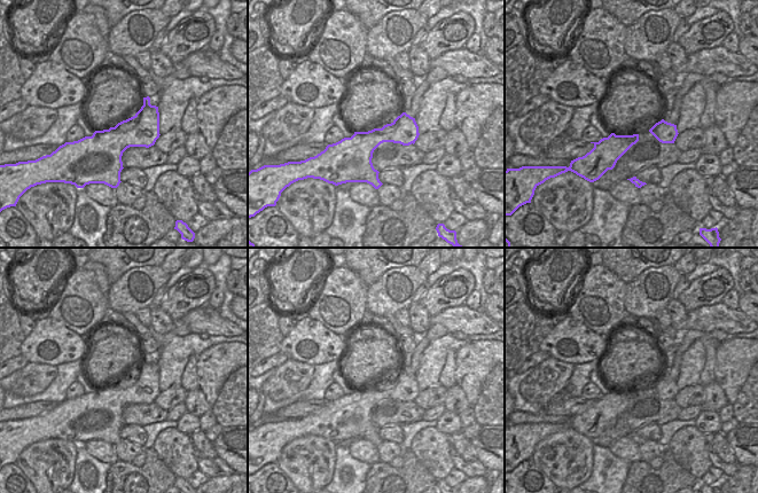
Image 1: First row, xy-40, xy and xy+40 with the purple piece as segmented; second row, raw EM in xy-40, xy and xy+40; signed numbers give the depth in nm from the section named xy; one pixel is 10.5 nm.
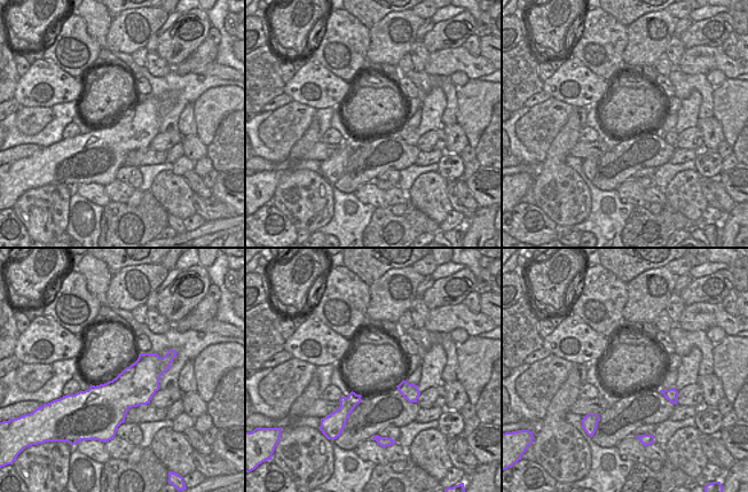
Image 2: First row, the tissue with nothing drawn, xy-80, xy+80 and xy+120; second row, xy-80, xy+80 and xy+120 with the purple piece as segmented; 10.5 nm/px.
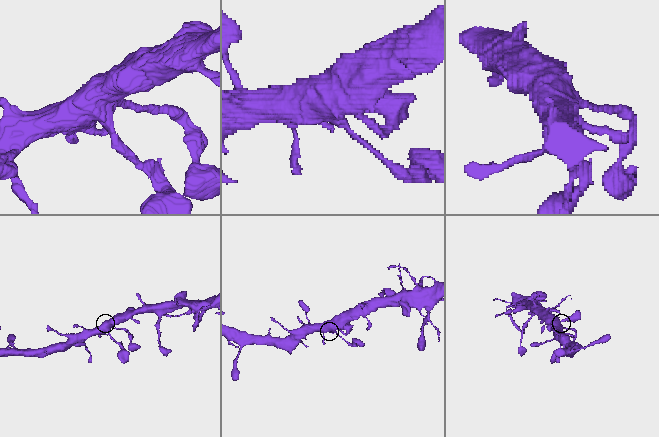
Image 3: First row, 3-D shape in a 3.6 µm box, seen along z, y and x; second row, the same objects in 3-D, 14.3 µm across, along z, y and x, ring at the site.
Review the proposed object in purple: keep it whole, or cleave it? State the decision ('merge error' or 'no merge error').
no merge error

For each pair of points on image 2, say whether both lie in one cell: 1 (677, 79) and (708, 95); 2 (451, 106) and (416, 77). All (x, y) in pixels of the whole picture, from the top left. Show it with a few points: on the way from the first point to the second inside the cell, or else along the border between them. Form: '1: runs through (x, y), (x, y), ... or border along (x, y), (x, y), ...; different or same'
1: runs through (685, 83), (695, 83), (700, 87); same
2: runs through (451, 94), (440, 82), (427, 82); same

